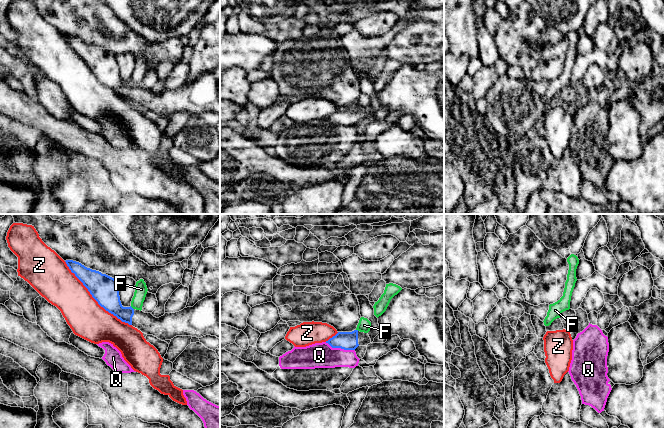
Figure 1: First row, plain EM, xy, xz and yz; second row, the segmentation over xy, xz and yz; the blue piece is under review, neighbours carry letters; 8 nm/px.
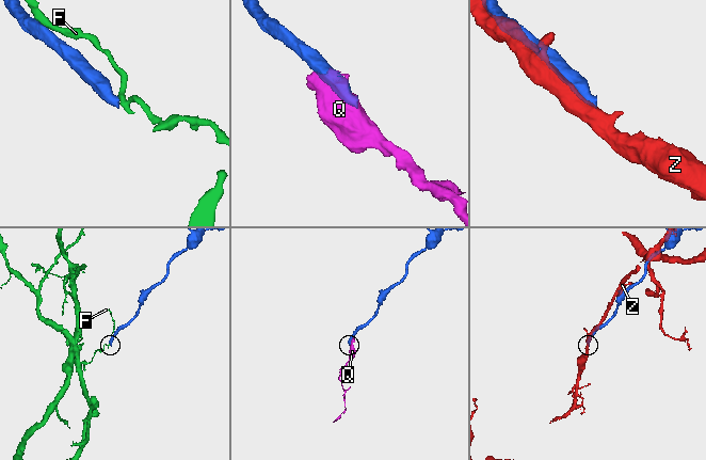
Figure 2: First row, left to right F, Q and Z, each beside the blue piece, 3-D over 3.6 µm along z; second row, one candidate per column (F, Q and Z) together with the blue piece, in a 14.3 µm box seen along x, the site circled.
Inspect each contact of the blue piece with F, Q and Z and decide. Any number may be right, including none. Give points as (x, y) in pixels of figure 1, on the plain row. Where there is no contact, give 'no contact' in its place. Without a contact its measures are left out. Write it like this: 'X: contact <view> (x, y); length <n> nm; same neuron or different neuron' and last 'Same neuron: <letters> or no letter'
F: contact xy (132, 84); length 40 nm; different neuron
Q: contact xz (340, 123); length 240 nm; different neuron
Z: contact xy (94, 74); length 750 nm; different neuron
Same neuron: no letter

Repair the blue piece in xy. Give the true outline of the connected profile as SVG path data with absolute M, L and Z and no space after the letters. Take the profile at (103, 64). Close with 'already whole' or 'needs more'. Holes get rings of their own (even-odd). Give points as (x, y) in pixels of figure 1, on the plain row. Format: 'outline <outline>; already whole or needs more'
outline M73 36L65 37L69 45L106 87L147 111L165 117L176 112L201 114L206 111L220 115L220 64L212 72L175 89L156 94L151 89L123 83L116 56Z; needs more

